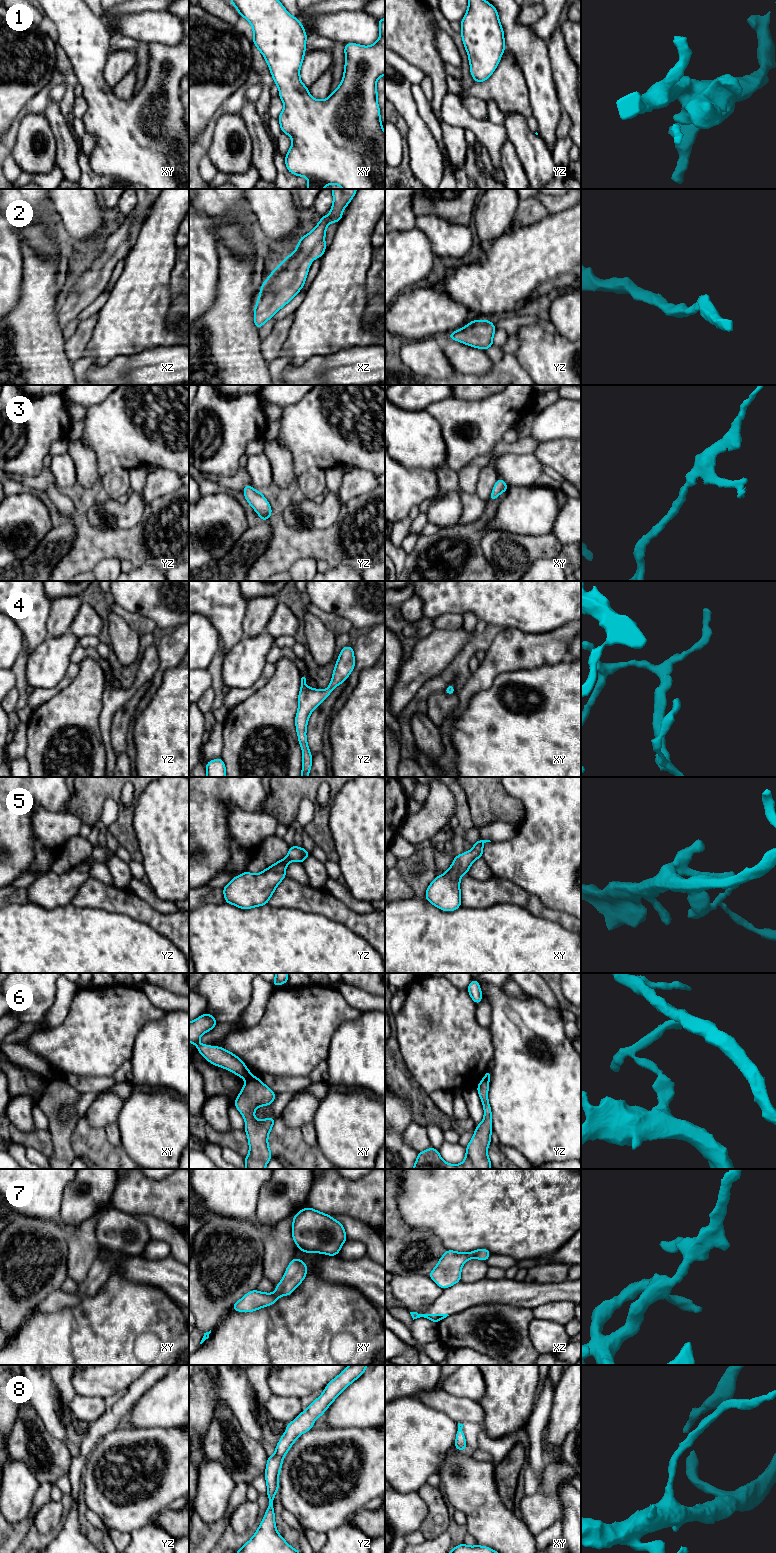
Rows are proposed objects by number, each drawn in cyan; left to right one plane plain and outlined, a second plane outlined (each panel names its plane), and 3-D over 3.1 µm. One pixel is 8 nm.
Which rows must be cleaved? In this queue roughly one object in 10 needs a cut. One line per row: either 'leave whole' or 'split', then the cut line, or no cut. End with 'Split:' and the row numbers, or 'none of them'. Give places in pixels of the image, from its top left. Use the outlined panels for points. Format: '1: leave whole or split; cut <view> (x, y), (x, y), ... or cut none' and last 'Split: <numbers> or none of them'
1: leave whole; cut none
2: leave whole; cut none
3: leave whole; cut none
4: leave whole; cut none
5: leave whole; cut none
6: split; cut xy (254, 1077), (246, 1081)
7: leave whole; cut none
8: leave whole; cut none
Split: 6

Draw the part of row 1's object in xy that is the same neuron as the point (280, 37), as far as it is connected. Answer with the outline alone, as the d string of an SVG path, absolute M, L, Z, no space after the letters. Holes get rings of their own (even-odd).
M230 0L240 16L248 20L253 28L253 40L264 56L275 84L279 88L279 97L284 108L277 118L282 133L289 135L292 145L286 153L285 164L288 171L296 176L307 177L308 189L323 189L336 184L343 189L385 189L385 132L377 103L377 80L385 75L385 18L378 19L380 37L372 46L347 43L345 51L345 69L341 84L327 99L317 100L311 97L300 78L300 67L306 53L307 35L300 20L293 17L279 0Z

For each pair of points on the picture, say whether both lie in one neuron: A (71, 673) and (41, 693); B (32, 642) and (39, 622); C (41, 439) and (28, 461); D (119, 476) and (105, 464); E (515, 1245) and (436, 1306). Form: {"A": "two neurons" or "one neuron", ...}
{"A": "one neuron", "B": "one neuron", "C": "one neuron", "D": "two neurons", "E": "two neurons"}

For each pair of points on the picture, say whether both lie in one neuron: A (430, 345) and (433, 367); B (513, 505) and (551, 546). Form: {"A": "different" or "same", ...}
{"A": "same", "B": "different"}

